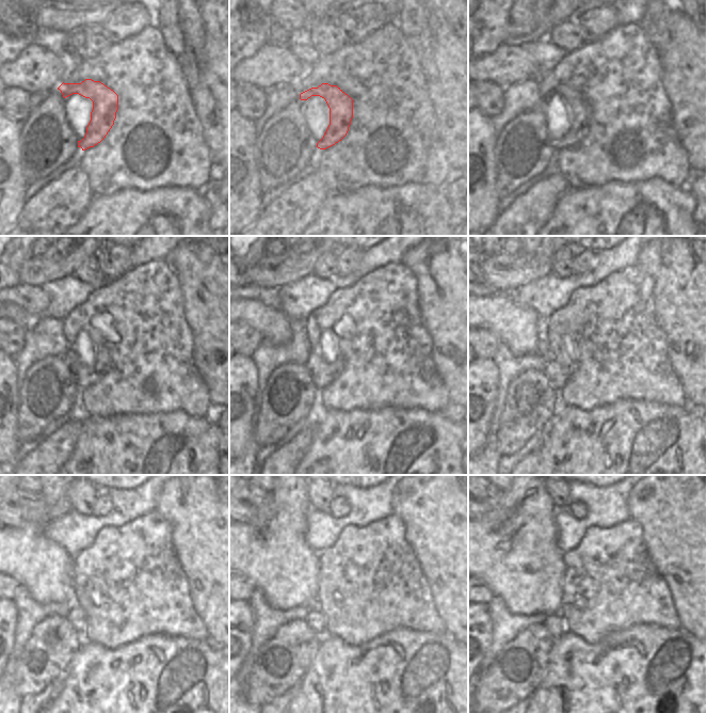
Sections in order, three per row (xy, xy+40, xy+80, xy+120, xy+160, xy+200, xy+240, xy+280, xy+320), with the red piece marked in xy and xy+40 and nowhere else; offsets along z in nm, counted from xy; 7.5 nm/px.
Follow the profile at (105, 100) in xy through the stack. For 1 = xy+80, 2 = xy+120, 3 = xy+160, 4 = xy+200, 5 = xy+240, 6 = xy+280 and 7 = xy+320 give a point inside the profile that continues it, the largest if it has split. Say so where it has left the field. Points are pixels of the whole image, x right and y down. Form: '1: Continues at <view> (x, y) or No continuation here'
1: Continues at xy+80 (577, 110)
2: Continues at xy+120 (85, 376)
3: Continues at xy+160 (322, 373)
4: Continues at xy+200 (557, 375)
5: Continues at xy+240 (76, 616)
6: Continues at xy+280 (315, 619)
7: Continues at xy+320 (555, 623).

